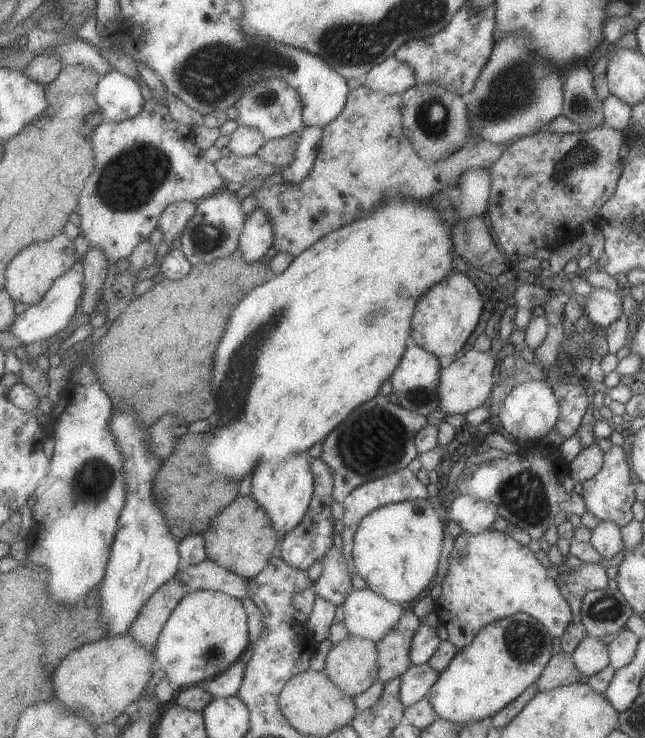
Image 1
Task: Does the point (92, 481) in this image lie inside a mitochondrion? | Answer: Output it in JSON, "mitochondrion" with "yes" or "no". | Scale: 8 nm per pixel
{"mitochondrion":"yes"}

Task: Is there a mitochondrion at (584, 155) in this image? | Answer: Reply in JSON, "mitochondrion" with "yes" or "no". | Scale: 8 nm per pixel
{"mitochondrion":"yes"}

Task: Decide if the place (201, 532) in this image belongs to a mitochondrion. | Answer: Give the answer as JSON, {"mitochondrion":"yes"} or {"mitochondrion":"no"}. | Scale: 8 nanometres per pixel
{"mitochondrion":"no"}

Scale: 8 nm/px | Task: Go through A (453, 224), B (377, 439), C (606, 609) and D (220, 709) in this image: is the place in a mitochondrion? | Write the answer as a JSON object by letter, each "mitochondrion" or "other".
{"A":"other","B":"mitochondrion","C":"mitochondrion","D":"other"}

